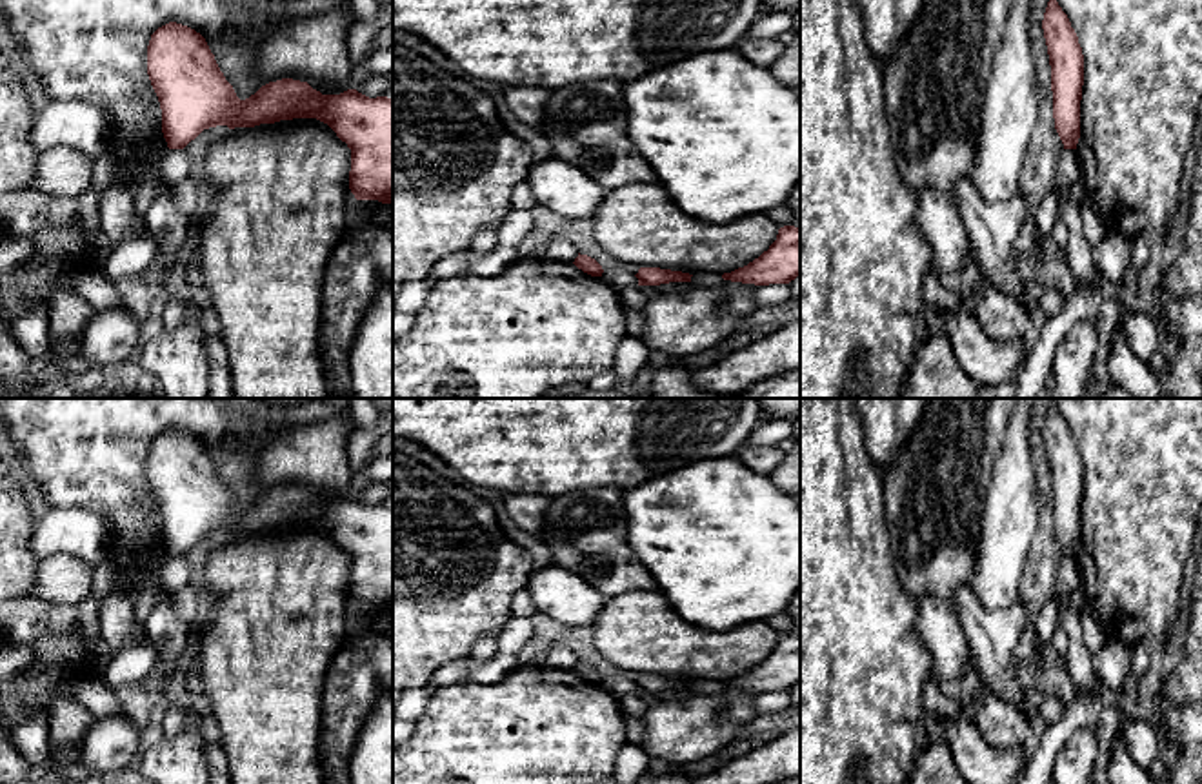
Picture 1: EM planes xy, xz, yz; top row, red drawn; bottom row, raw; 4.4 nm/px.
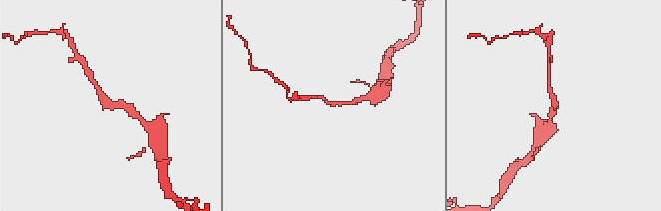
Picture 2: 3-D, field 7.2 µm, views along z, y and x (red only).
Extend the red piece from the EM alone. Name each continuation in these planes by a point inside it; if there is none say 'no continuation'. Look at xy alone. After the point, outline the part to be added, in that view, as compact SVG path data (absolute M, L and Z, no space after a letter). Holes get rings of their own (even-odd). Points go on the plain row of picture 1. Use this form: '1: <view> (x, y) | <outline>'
no continuation

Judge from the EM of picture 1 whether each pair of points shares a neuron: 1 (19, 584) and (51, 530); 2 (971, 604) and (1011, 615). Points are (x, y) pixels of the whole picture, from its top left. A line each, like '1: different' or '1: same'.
1: different
2: same

